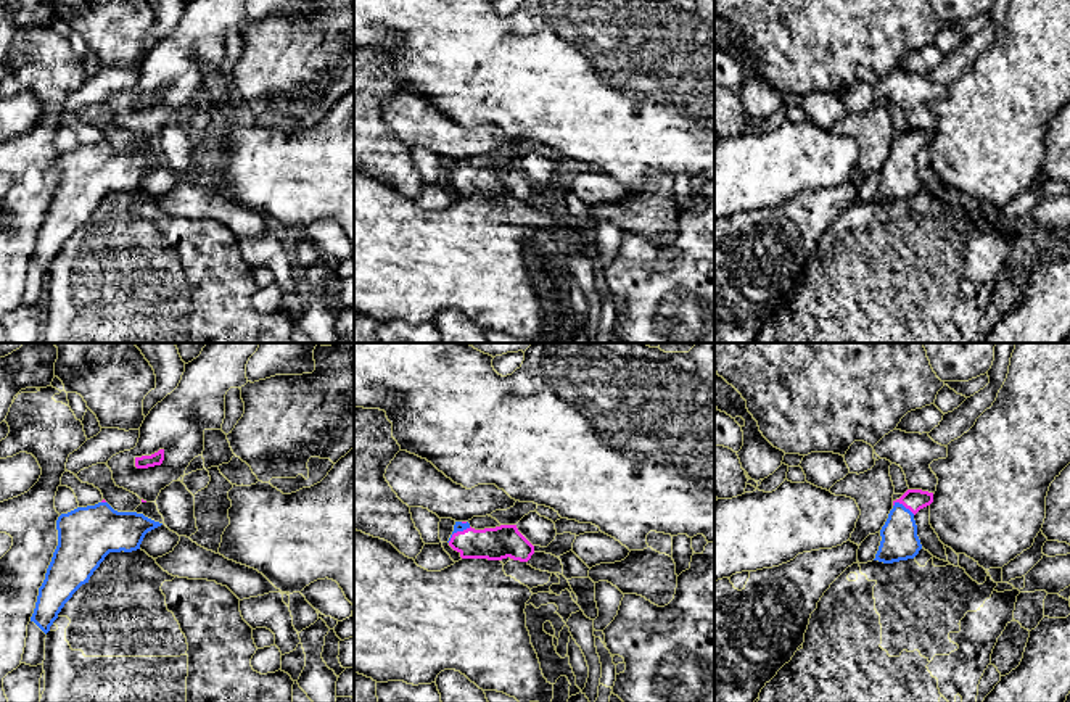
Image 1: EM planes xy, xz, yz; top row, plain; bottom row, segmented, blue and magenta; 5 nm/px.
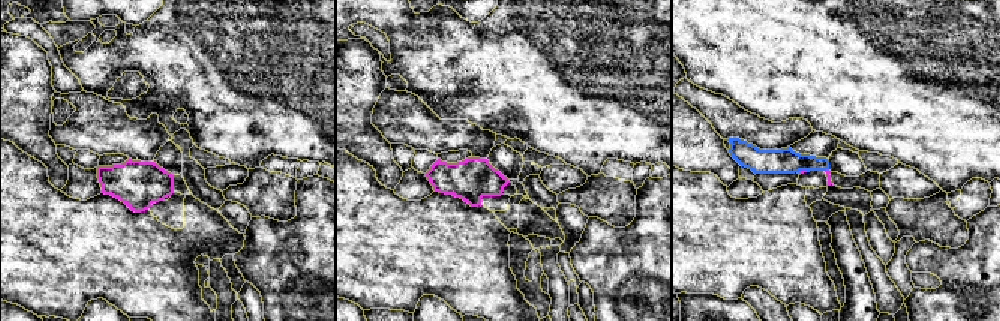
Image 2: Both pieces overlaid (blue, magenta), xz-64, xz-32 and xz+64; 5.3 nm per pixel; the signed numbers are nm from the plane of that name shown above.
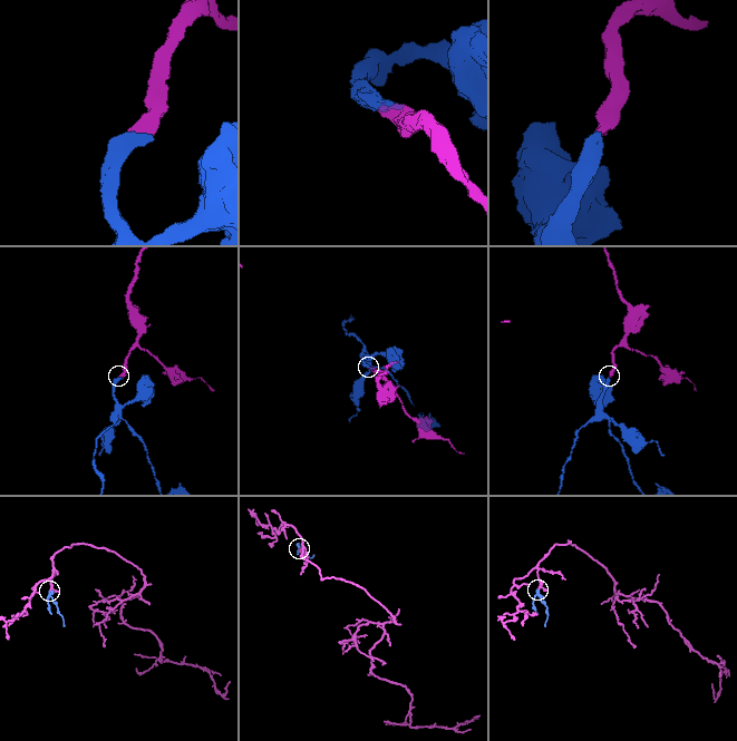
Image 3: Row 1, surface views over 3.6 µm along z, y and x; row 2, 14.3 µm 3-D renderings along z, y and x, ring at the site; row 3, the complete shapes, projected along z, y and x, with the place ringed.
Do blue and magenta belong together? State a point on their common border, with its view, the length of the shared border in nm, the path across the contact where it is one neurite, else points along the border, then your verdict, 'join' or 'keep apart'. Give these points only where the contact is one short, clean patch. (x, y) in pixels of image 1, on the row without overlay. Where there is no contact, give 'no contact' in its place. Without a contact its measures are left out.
meets blue in yz at (903, 145); contact 130 nm long; runs through yz (900, 181), (903, 145), (914, 139); join

